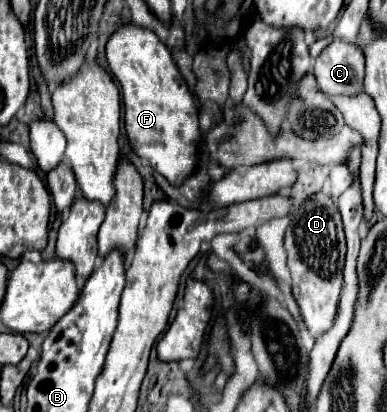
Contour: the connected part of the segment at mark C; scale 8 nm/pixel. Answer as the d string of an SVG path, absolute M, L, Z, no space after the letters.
M333 40L319 56L315 62L315 78L319 88L327 96L353 96L355 88L363 88L363 76L365 76L365 56L359 46Z

